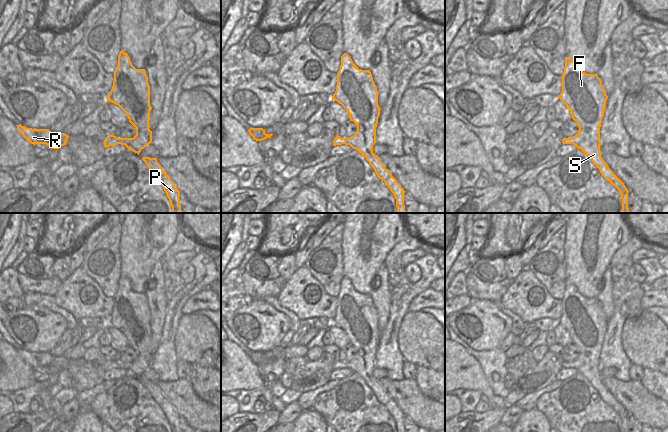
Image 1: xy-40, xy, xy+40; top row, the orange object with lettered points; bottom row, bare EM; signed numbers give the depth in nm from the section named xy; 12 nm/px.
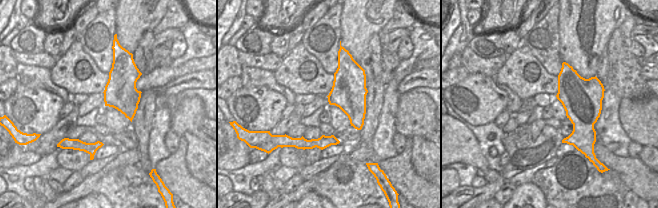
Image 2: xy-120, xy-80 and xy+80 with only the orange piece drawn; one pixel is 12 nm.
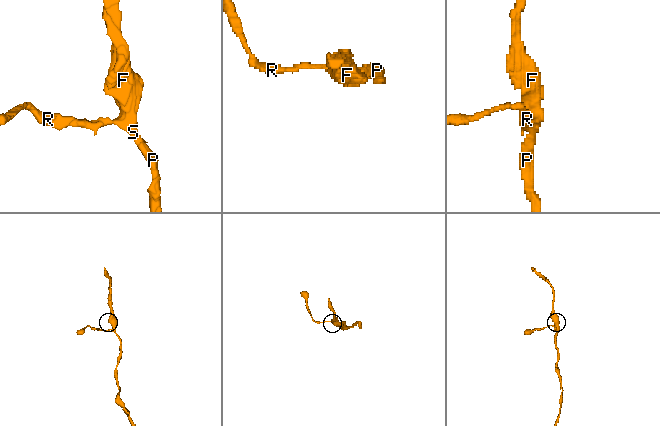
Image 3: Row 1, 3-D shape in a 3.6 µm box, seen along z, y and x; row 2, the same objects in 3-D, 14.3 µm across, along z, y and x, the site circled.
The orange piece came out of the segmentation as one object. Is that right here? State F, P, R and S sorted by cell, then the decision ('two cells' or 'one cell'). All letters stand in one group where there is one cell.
groups F P R S; one cell

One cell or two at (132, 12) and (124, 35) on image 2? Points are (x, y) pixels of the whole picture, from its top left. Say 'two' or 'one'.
one

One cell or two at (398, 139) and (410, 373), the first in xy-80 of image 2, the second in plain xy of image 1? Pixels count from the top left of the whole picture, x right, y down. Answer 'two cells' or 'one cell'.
one cell

